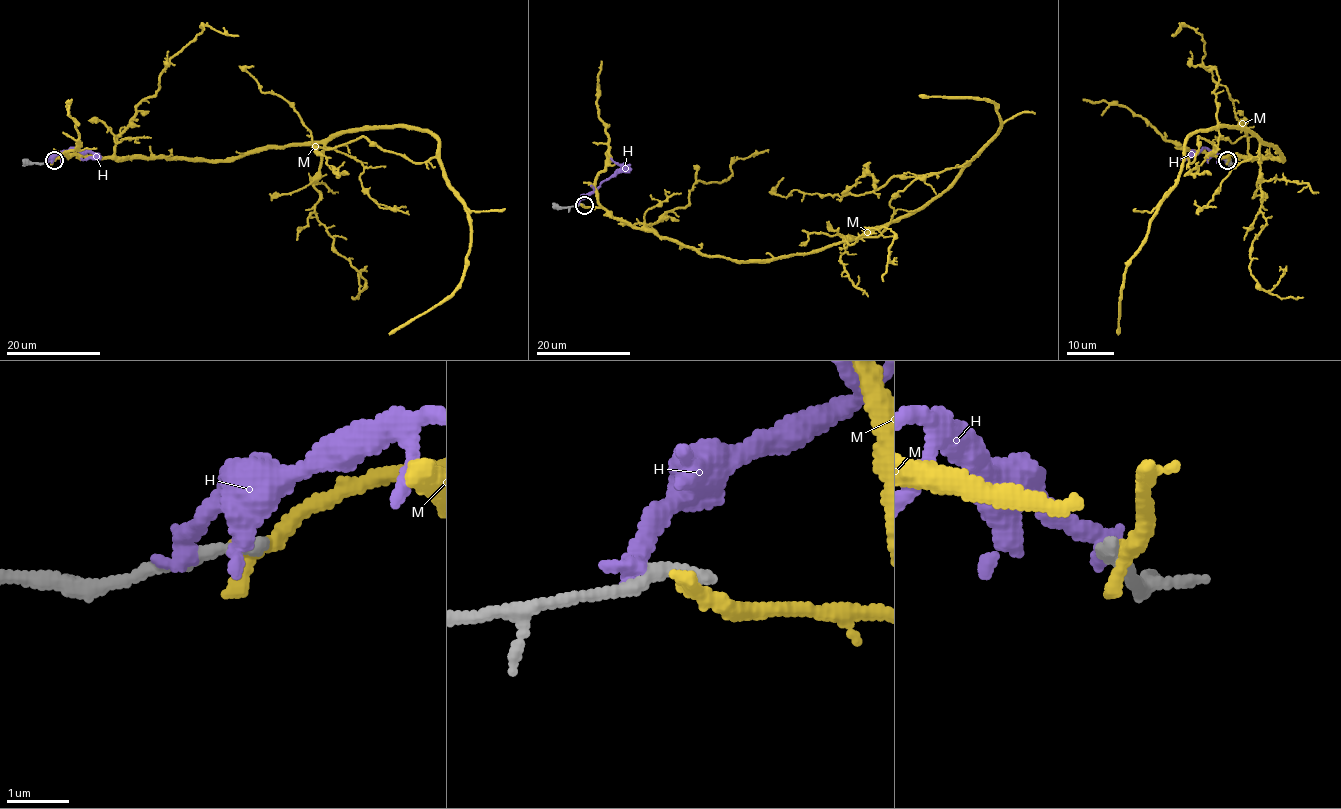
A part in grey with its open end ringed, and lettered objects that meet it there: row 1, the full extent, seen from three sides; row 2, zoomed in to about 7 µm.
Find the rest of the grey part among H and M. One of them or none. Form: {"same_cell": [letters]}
{"same_cell": []}

